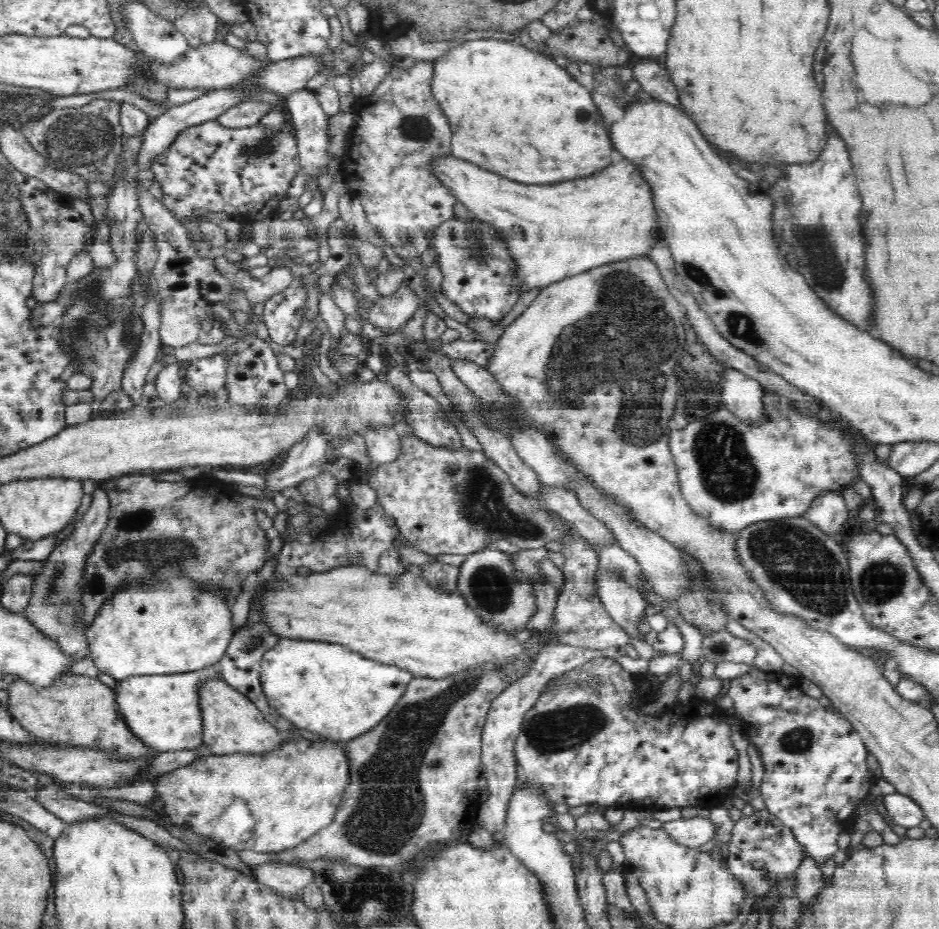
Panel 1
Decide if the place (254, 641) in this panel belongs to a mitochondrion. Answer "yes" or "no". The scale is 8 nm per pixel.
yes

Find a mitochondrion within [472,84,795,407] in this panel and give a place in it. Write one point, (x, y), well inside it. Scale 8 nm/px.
(739, 324)

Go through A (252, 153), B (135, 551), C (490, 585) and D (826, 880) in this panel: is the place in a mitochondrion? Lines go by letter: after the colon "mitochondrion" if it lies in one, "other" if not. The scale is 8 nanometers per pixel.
A: mitochondrion
B: mitochondrion
C: mitochondrion
D: other

